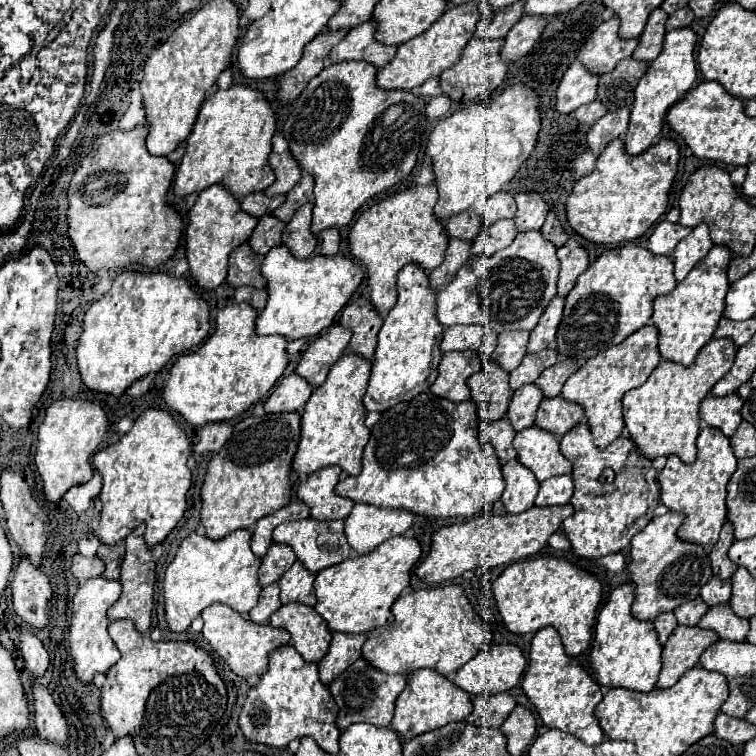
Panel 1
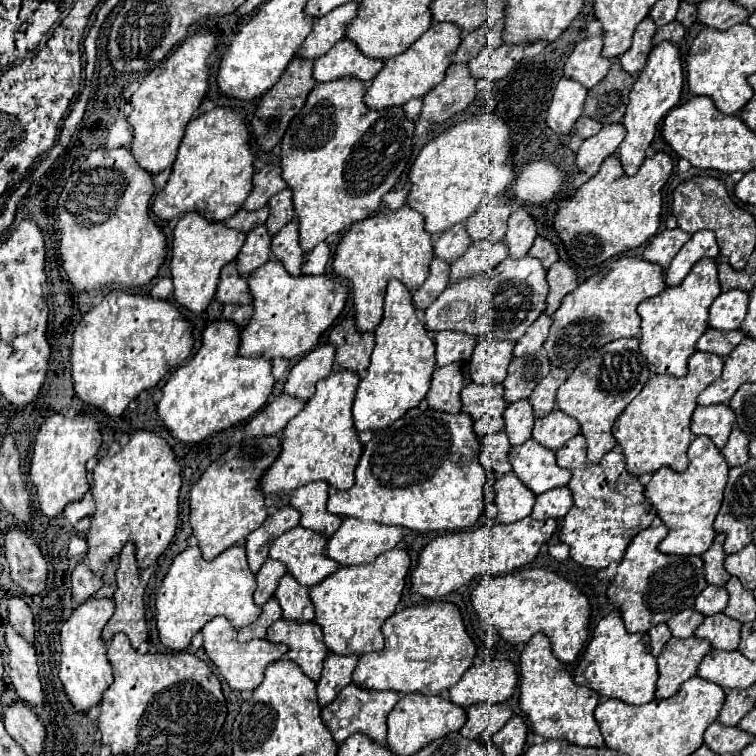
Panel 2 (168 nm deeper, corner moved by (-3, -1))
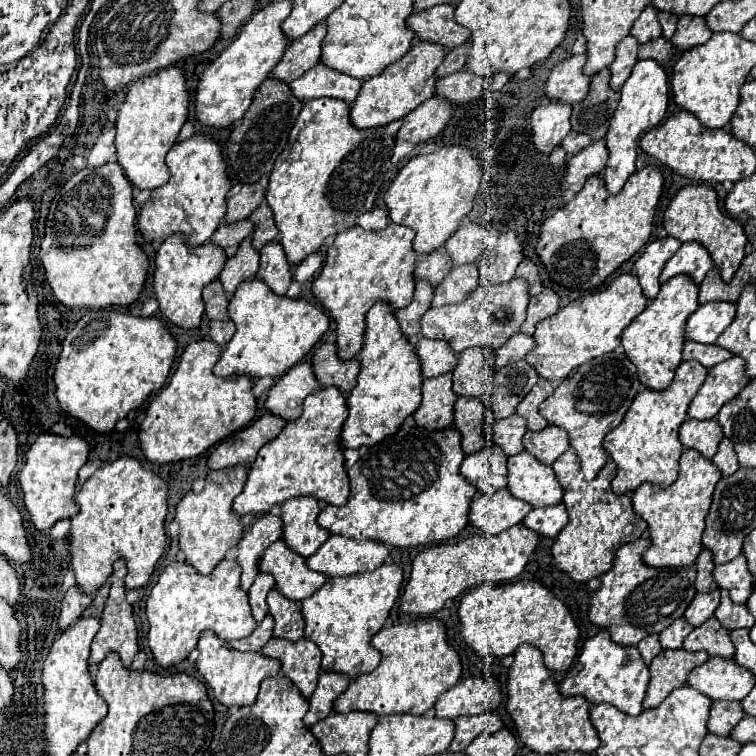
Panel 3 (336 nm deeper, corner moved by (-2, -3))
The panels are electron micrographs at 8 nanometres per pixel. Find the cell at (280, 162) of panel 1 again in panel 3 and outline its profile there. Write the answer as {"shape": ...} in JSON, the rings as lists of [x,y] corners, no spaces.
{"shape":[[[261,182],[234,185],[227,194],[227,212],[223,218],[227,224],[249,218],[249,214],[265,200],[265,188]]]}

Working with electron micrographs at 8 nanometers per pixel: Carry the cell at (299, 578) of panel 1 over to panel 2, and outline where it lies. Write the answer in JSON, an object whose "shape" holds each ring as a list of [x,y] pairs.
{"shape":[[[286,574],[280,580],[280,586],[276,588],[274,596],[278,598],[280,606],[282,606],[282,618],[286,620],[300,620],[300,622],[308,622],[314,620],[314,604],[308,596],[306,586],[298,584],[294,580],[294,576]]]}

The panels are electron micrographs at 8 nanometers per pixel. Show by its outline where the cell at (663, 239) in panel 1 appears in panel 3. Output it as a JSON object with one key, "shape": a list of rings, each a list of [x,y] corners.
{"shape":[[[663,238],[647,244],[641,258],[635,262],[635,276],[645,292],[647,300],[653,300],[659,292],[659,274],[665,262],[679,250],[681,242],[677,238]]]}

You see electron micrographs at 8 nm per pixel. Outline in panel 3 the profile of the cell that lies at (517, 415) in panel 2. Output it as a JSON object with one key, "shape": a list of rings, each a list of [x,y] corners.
{"shape":[[[513,414],[505,420],[497,420],[491,426],[491,440],[493,444],[497,444],[499,448],[503,448],[503,452],[507,456],[515,456],[519,452],[523,452],[523,434],[525,434],[525,420],[519,414]]]}

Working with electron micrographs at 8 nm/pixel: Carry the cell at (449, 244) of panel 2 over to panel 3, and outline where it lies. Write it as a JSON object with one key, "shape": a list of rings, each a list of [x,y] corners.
{"shape":[[[441,248],[431,252],[429,256],[421,256],[415,270],[413,270],[413,280],[425,280],[431,286],[437,286],[451,270],[451,258],[449,254]]]}

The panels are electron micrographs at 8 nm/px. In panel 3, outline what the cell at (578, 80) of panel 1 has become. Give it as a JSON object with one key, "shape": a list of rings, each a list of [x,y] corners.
{"shape":[[[543,100],[531,114],[533,146],[541,154],[551,154],[551,150],[569,134],[571,130],[569,118],[571,118],[571,106]]]}

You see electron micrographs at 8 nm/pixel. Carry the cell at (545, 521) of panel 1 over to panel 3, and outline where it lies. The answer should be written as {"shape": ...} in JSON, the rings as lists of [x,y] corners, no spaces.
{"shape":[[[515,524],[513,528],[497,534],[475,534],[455,544],[437,544],[419,552],[413,560],[411,578],[403,590],[399,612],[427,616],[443,608],[443,604],[451,598],[461,596],[465,590],[479,584],[501,584],[519,576],[539,542],[537,532],[527,530],[523,524]]]}

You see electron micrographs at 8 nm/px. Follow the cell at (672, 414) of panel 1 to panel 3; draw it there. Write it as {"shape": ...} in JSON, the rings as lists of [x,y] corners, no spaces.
{"shape":[[[681,362],[669,388],[661,392],[645,388],[641,394],[637,394],[623,422],[603,440],[607,456],[617,464],[617,474],[611,482],[615,494],[629,494],[645,482],[661,488],[667,488],[675,482],[679,474],[679,456],[683,452],[683,444],[679,442],[679,426],[687,418],[687,406],[705,382],[705,376],[707,370],[699,366],[699,362]]]}

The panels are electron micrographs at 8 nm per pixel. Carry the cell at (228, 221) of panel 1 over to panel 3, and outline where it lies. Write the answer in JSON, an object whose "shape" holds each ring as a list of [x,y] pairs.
{"shape":[[[179,234],[169,236],[157,250],[155,272],[153,272],[153,292],[159,302],[163,318],[167,318],[171,324],[183,330],[197,328],[203,316],[201,292],[213,278],[217,278],[217,274],[225,266],[225,260],[227,260],[225,254],[217,250],[217,246],[213,246],[211,242],[191,250],[189,246],[185,246],[185,240]]]}

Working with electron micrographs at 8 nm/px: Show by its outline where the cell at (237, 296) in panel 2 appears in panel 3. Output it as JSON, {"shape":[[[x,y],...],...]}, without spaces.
{"shape":[[[217,278],[203,290],[203,302],[205,302],[205,316],[209,320],[227,320],[229,318],[227,316],[229,300]]]}

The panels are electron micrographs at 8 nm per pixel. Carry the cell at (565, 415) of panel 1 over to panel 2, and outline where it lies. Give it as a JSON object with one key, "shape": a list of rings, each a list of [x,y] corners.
{"shape":[[[552,410],[544,418],[536,418],[532,438],[550,450],[556,450],[556,448],[562,448],[578,432],[580,432],[578,420],[574,420],[572,416],[566,416],[564,412]]]}

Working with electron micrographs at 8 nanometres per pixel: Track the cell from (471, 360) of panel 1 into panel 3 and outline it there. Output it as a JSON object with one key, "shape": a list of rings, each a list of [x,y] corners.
{"shape":[[[451,374],[423,380],[423,402],[415,412],[415,424],[423,430],[445,430],[453,424],[453,404],[457,396],[451,390]]]}

